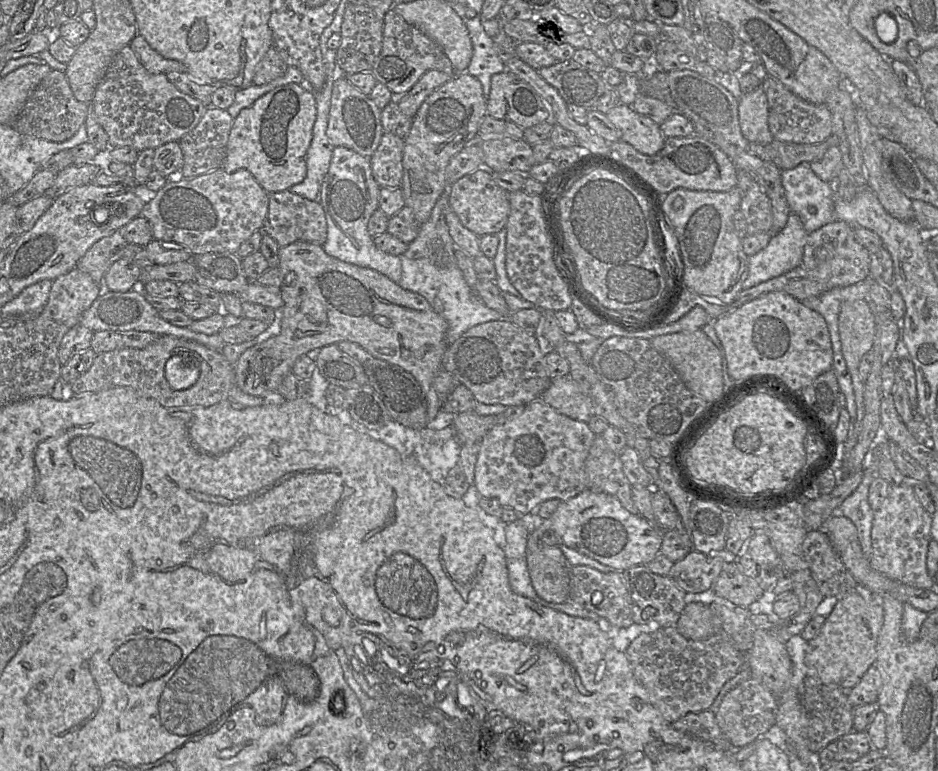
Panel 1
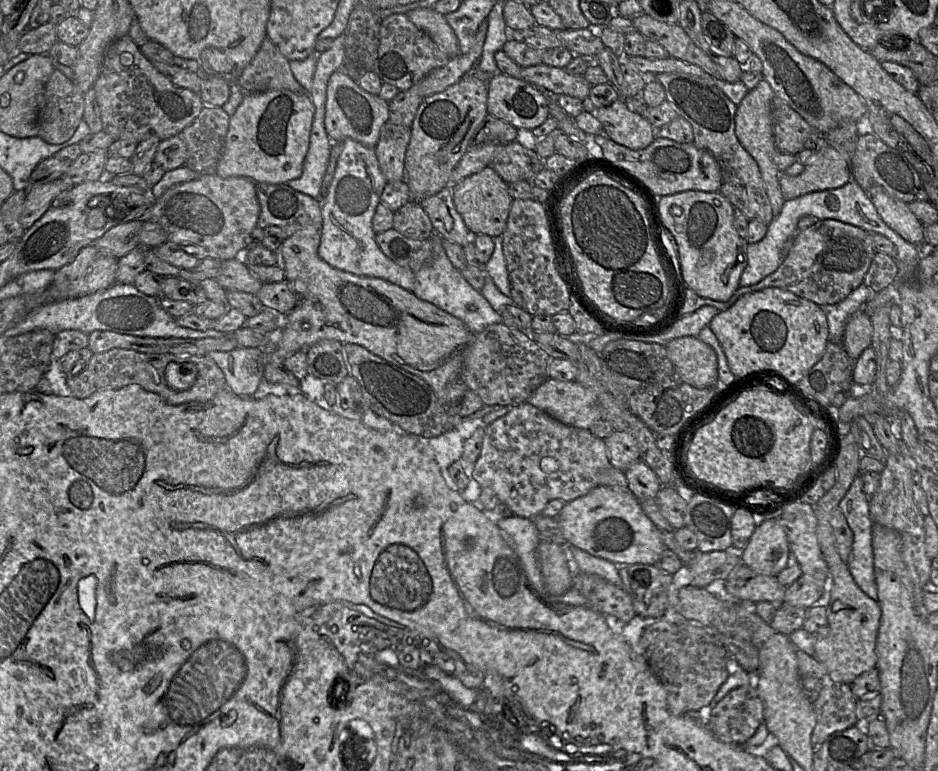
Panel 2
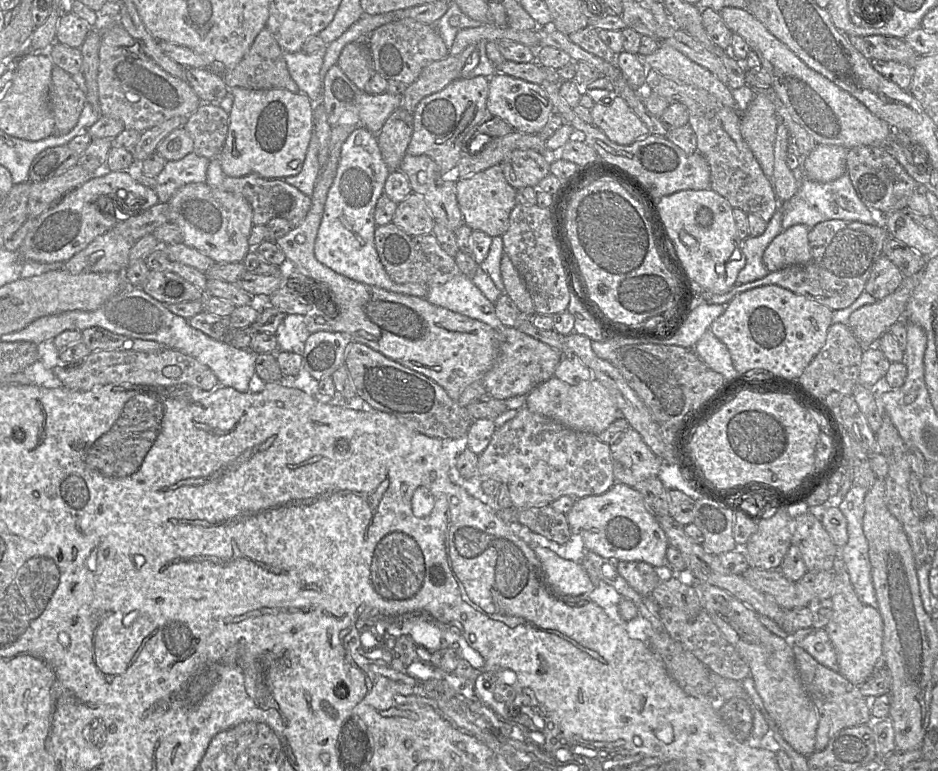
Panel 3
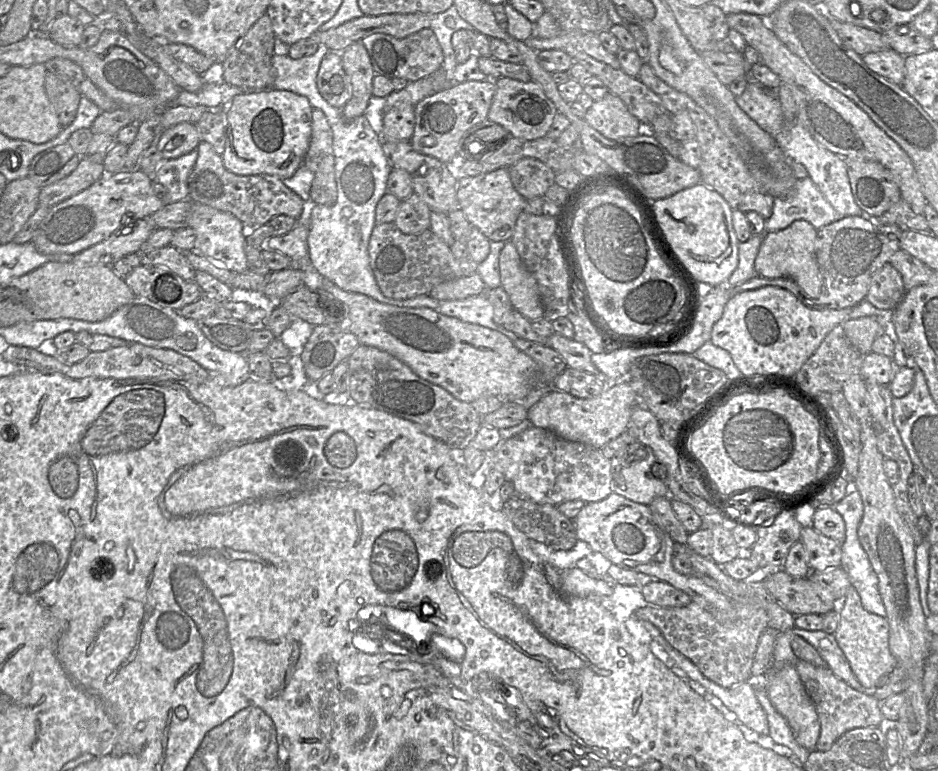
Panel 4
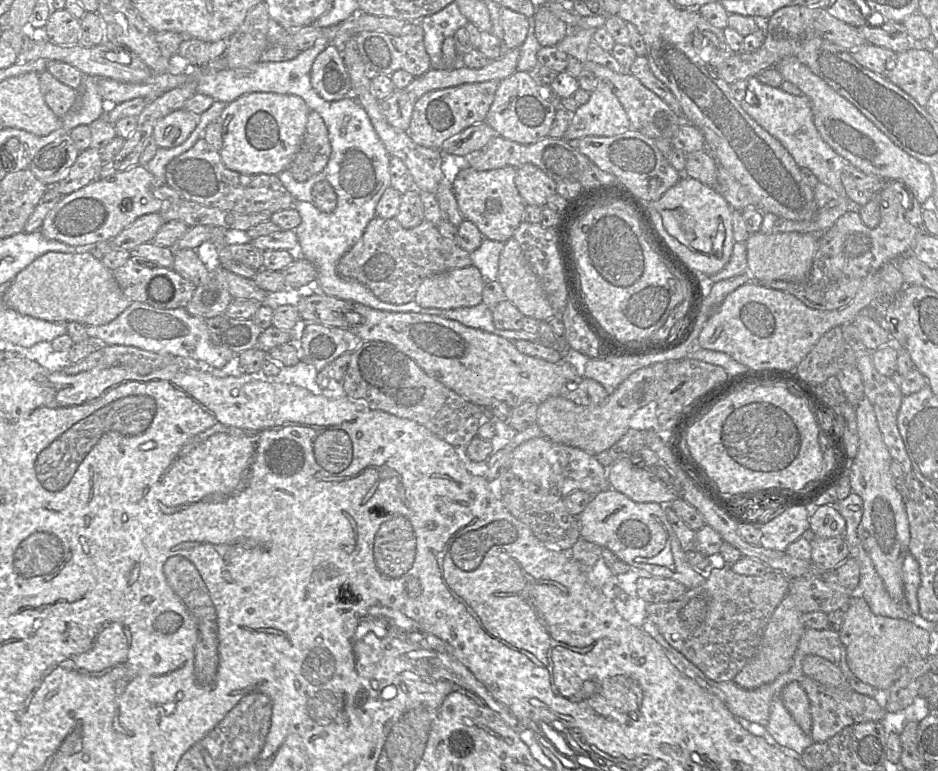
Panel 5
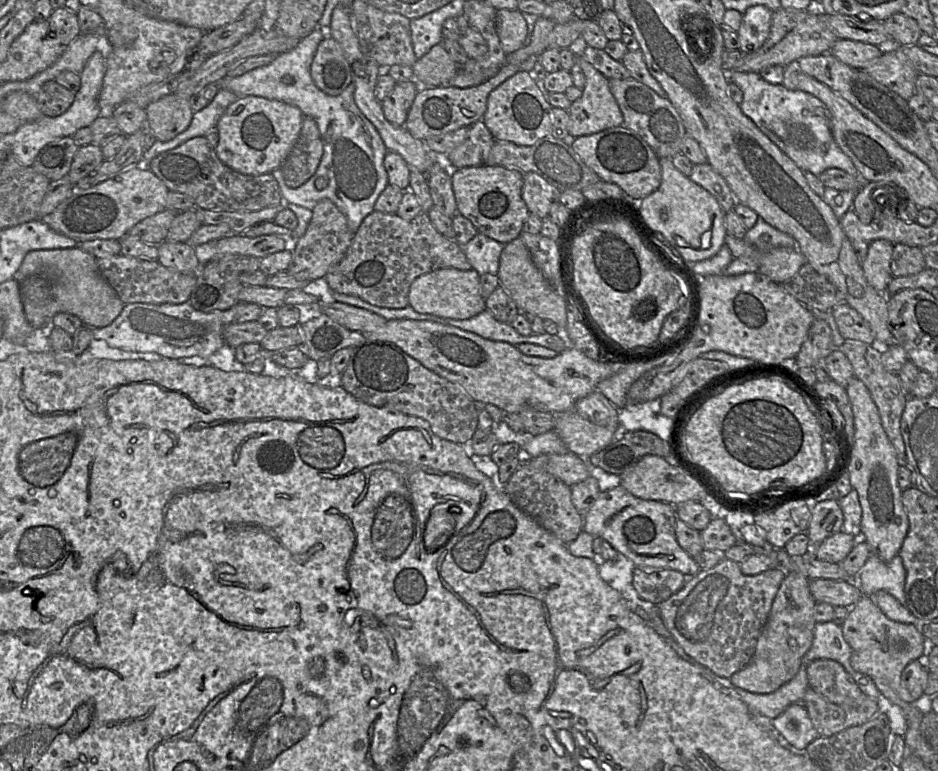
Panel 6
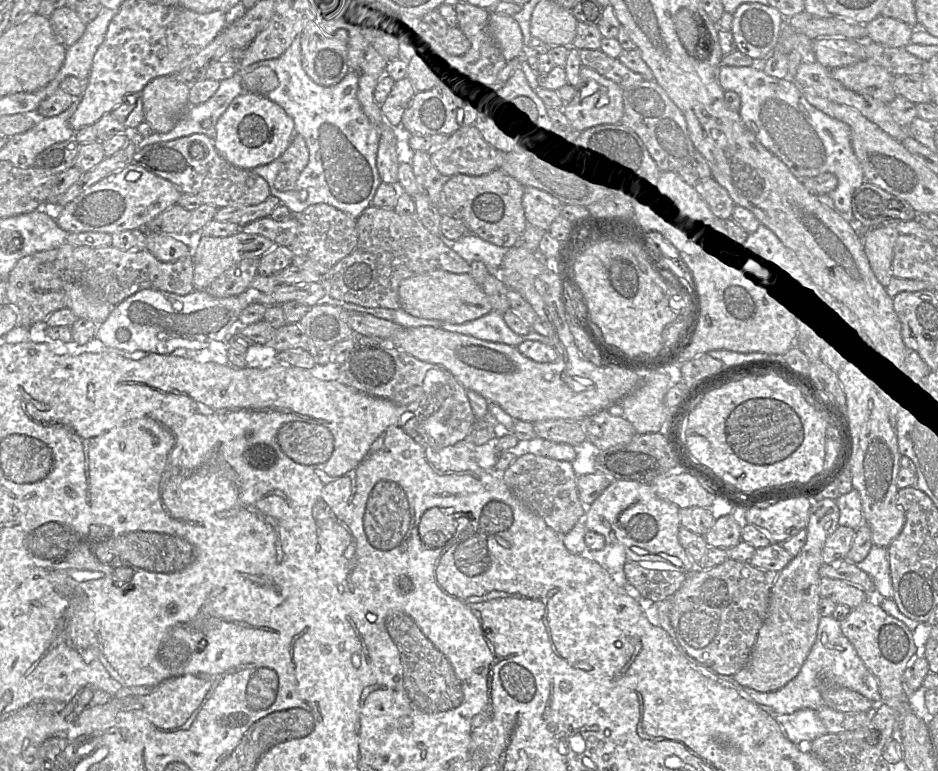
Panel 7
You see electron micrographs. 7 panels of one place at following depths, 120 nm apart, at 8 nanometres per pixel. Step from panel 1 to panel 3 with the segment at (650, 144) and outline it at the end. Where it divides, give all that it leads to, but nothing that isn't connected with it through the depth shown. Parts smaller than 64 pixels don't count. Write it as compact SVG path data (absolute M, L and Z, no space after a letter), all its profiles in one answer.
M618 95L610 101L595 103L590 114L592 124L619 145L632 144L650 134L647 126Z

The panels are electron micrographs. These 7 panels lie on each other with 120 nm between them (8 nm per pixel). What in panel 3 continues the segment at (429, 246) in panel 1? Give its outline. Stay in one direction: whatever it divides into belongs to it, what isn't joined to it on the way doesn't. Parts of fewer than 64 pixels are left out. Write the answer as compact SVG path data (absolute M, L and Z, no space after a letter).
M462 273L442 285L428 287L426 300L433 305L483 322L495 331L501 331L504 327L495 313L494 304Z

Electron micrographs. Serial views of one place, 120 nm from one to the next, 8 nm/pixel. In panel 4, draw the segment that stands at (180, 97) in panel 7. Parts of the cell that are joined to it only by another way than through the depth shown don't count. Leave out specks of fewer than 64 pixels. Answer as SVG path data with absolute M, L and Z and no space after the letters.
M183 122L163 130L153 144L163 158L171 159L196 149L200 141L196 124Z

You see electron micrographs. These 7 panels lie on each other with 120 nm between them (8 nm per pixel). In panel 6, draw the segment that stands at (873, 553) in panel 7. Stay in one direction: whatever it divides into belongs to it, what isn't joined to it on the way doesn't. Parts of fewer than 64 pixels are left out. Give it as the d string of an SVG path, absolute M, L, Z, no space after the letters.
M870 554L856 578L852 580L859 586L863 595L886 591L905 606L906 571L899 555L889 562L883 562L875 554Z

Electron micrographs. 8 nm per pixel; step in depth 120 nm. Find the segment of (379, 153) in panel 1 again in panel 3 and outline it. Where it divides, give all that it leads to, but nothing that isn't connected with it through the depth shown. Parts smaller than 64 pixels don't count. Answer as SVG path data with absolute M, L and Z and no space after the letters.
M404 108L394 110L376 135L384 162L391 170L399 170L413 132L413 113Z

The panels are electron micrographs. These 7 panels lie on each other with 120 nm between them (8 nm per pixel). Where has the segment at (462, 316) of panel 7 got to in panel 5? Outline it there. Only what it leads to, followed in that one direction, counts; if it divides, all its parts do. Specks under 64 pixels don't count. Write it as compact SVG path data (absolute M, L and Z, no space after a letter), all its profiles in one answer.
M473 265L425 278L414 301L424 308L444 310L474 307L482 303L484 282Z

